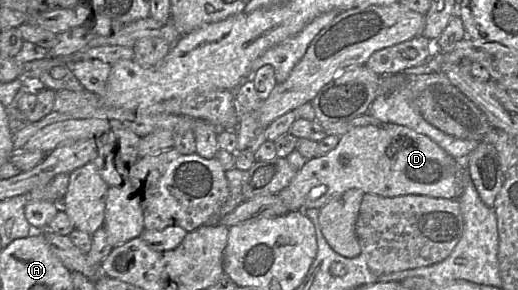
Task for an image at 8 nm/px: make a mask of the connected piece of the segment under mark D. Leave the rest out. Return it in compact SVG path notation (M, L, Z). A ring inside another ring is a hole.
M394 123L365 125L351 129L340 138L337 146L322 156L308 159L291 182L277 193L289 211L321 208L330 199L349 189L360 189L383 197L426 195L436 198L458 199L465 186L466 159L455 159L428 136Z

